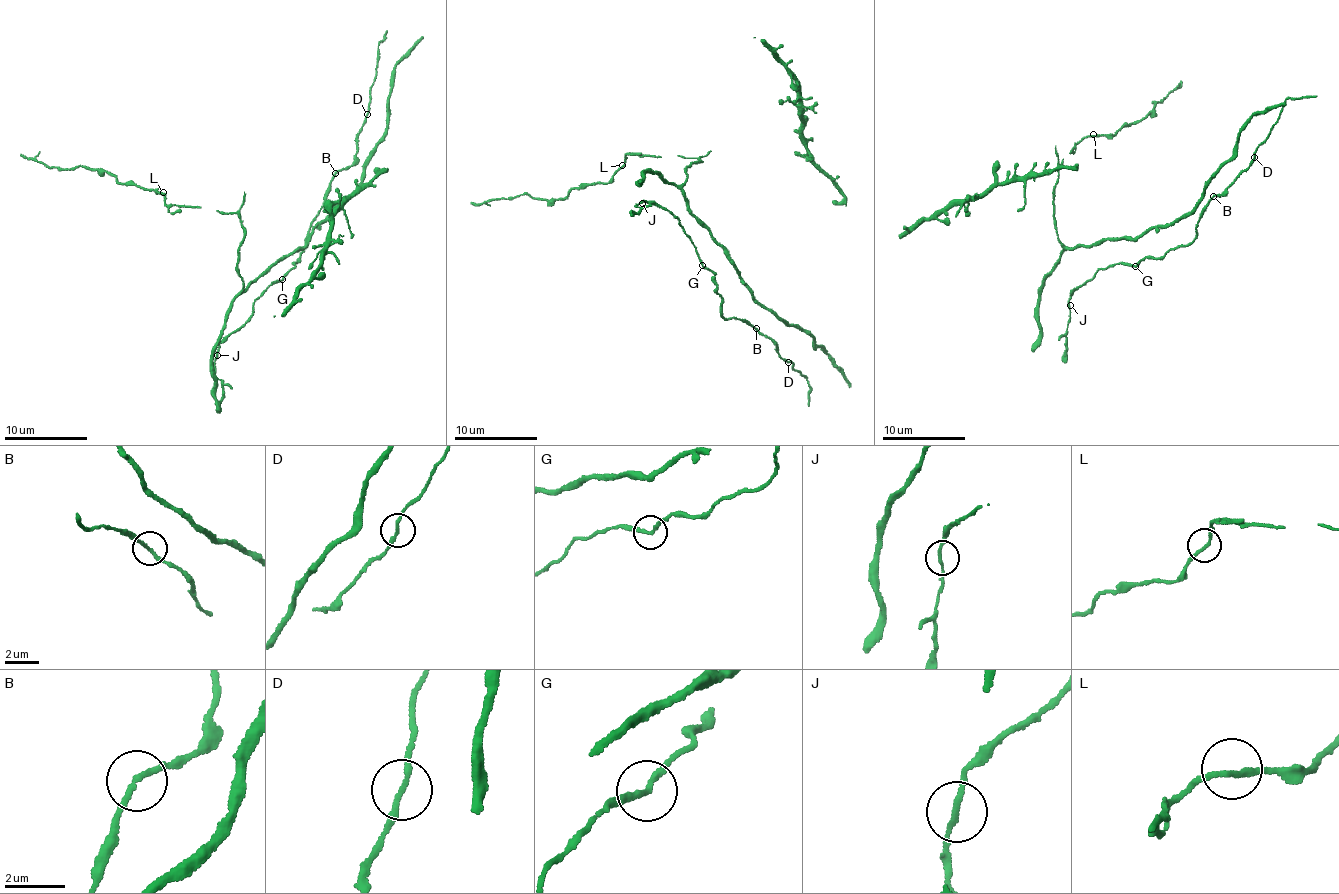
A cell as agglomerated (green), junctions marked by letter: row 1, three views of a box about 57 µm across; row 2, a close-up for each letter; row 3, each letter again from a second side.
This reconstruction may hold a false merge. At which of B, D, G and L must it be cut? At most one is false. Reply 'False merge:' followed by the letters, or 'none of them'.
False merge: none of them

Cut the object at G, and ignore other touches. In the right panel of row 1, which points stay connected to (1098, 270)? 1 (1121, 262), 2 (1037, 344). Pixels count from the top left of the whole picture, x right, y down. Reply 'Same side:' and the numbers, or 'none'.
Same side: 1

